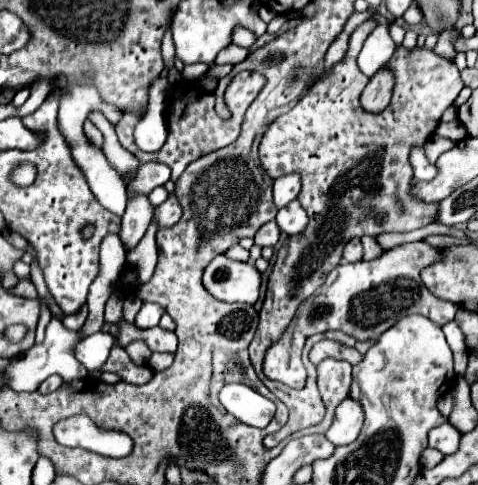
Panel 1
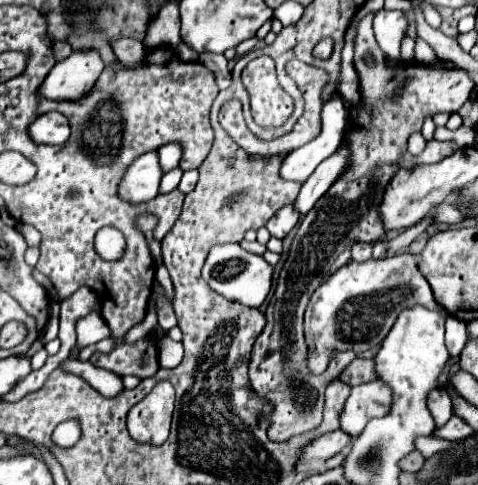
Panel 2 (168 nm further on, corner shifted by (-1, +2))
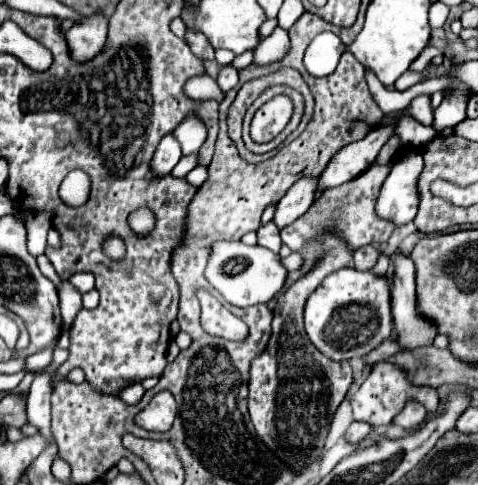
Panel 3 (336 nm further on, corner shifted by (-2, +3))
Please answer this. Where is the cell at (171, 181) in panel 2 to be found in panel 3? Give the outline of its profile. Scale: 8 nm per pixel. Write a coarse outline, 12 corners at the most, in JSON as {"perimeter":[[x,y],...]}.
{"perimeter":[[198,152],[182,156],[172,176],[184,178],[198,166]]}

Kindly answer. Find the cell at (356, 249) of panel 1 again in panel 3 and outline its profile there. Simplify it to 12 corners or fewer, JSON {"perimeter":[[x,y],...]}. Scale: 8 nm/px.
{"perimeter":[[376,246],[354,252],[356,270],[372,270],[380,250]]}

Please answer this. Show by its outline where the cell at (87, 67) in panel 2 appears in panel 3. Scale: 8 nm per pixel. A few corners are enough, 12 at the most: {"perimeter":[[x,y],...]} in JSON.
{"perimeter":[[102,12],[74,22],[66,40],[74,60],[100,54],[108,18]]}

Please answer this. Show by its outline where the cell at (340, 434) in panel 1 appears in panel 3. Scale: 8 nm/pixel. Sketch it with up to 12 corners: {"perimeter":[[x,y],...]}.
{"perimeter":[[390,362],[372,366],[348,398],[354,420],[390,424],[416,400],[438,412],[430,386],[410,384]]}

